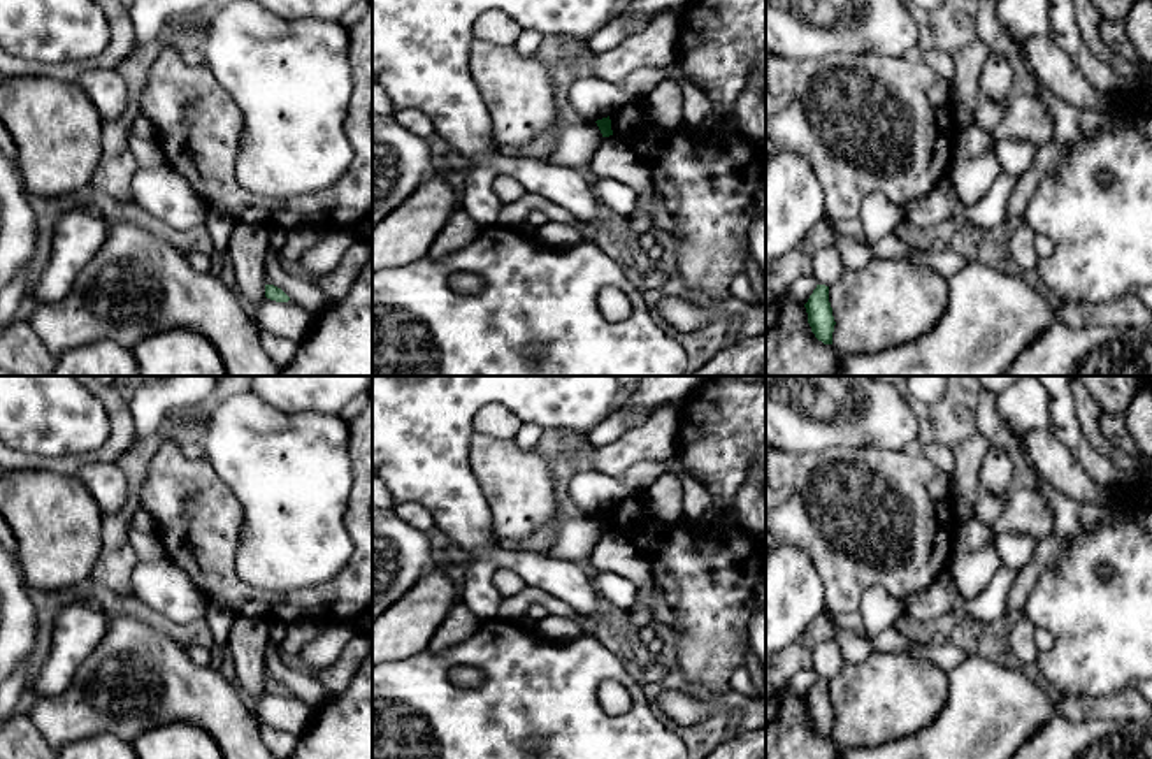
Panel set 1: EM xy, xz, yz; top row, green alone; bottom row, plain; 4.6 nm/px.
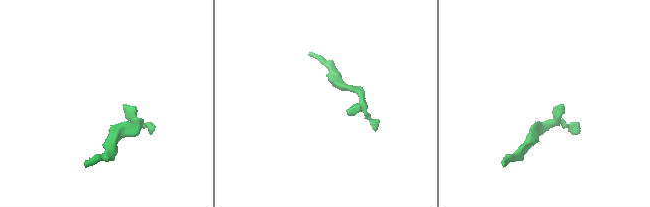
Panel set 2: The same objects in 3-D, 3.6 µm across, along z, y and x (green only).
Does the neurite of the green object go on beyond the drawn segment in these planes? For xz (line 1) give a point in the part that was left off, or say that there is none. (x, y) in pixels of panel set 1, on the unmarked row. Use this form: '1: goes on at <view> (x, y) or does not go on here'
1: does not go on here

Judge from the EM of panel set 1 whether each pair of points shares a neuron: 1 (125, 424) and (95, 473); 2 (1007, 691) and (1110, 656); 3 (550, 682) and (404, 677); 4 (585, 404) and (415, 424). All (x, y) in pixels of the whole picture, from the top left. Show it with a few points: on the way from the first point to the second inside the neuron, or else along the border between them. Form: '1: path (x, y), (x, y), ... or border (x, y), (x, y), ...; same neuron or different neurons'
1: border (115, 462), (86, 462), (76, 475); different neurons
2: border (1049, 689), (1054, 694); different neurons
3: path (513, 701), (441, 701); same neuron
4: path (543, 394), (457, 394); same neuron

